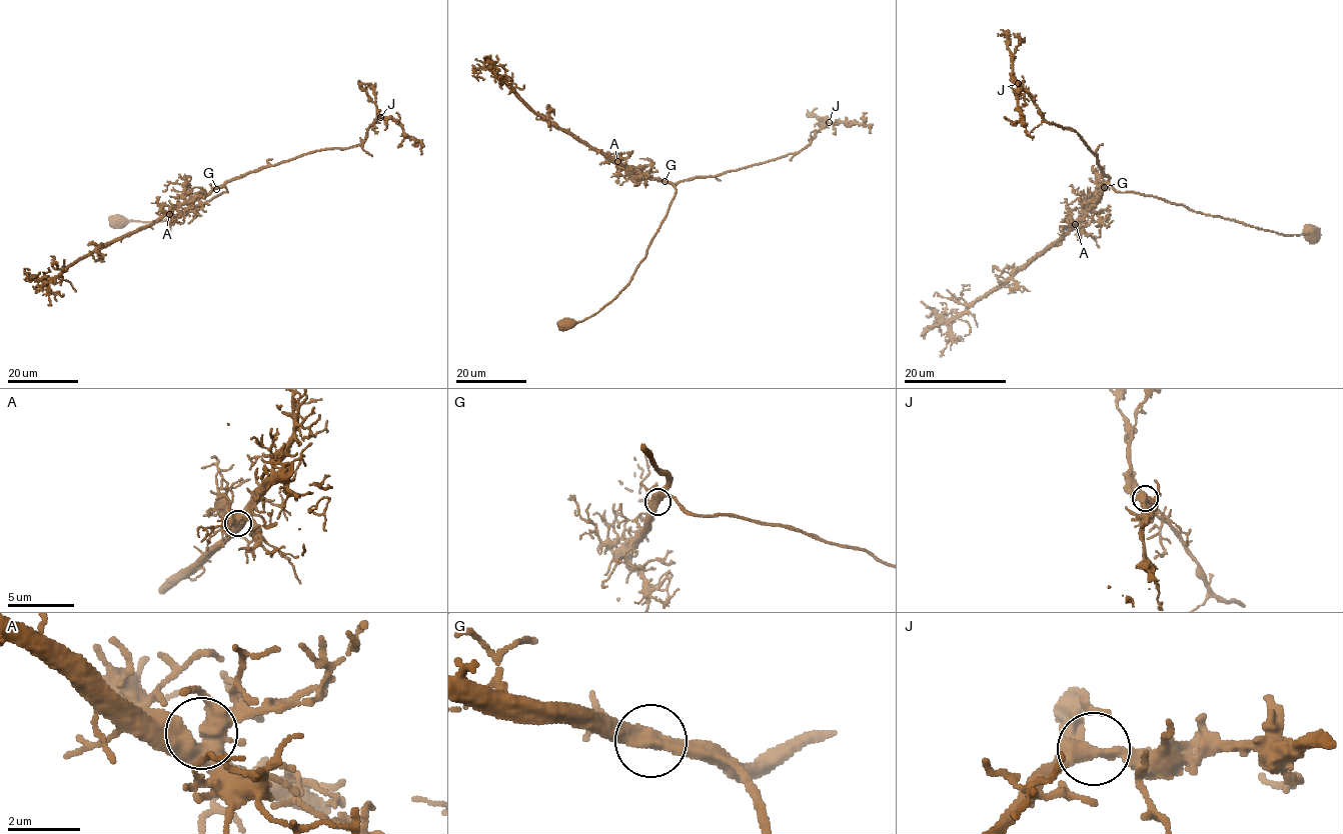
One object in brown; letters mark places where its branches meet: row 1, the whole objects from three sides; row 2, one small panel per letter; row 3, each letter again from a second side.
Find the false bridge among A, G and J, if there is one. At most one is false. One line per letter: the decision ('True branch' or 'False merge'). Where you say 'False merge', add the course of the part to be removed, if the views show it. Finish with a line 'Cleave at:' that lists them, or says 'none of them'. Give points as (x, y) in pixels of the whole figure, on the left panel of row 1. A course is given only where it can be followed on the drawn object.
A: True branch
G: True branch
J: True branch
Cleave at: none of them

